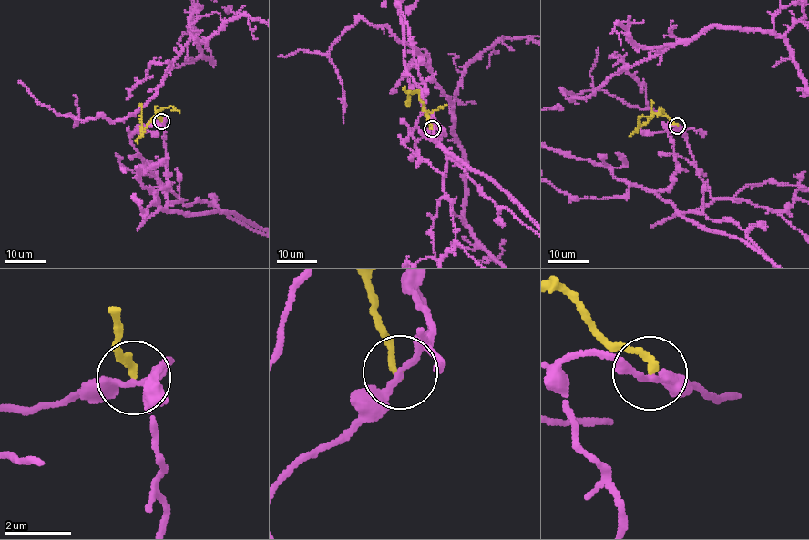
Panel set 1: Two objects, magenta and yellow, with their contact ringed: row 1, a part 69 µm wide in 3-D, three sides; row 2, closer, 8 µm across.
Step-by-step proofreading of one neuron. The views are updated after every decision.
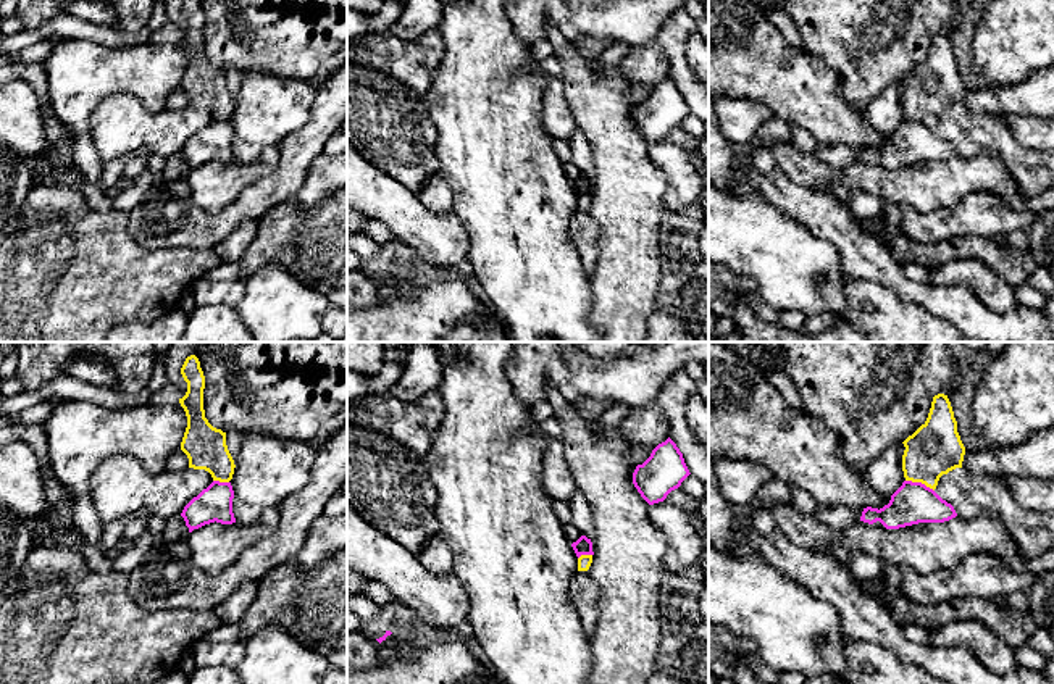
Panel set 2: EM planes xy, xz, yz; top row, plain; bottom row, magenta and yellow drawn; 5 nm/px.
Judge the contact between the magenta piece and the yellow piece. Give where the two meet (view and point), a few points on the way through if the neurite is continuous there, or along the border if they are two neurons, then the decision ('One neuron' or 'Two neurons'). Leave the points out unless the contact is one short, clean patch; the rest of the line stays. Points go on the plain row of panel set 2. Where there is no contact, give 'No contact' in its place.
Touches magenta at yz (920, 121). Boundary: yz (906, 118), (924, 121), (933, 129). Two neurons

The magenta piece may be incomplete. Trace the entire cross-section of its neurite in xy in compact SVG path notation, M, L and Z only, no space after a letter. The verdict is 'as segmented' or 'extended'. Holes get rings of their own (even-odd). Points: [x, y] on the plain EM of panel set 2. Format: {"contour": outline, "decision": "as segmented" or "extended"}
{"contour": "M213 119L197 136L194 136L182 148L181 155L189 171L210 161L232 163L234 129L231 121Z", "decision": "as segmented"}

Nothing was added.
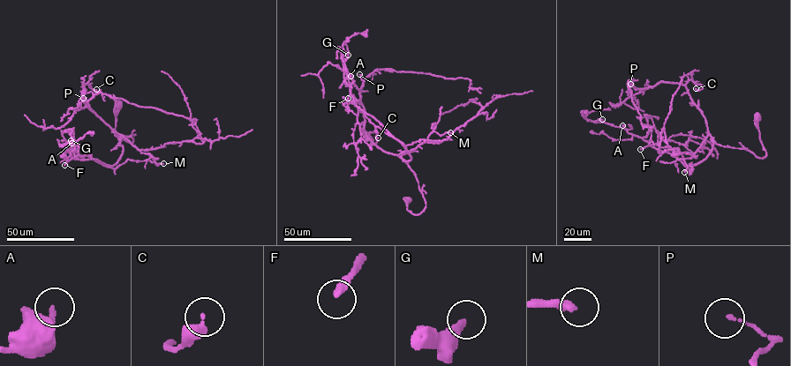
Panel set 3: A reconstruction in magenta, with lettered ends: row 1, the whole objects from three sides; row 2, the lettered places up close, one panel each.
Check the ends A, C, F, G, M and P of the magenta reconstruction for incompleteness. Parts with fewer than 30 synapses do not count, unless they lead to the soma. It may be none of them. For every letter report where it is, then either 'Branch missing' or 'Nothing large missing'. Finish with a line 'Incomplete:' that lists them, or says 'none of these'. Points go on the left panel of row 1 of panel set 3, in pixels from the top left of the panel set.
A: Place: (71, 143). Nothing large missing
C: Place: (96, 89). Nothing large missing
F: Place: (64, 165). Branch missing
G: Place: (71, 140). Nothing large missing
M: Place: (163, 163). Branch missing
P: Place: (83, 98). Nothing large missing
Incomplete: F, M

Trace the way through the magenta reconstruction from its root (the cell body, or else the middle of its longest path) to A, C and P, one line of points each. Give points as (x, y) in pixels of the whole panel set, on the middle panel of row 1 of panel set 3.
A: (410, 199), (408, 210), (419, 214), (425, 201), (404, 161), (411, 157), (355, 105), (345, 81), (350, 76)
C: (410, 199), (408, 210), (419, 214), (425, 201), (415, 173), (375, 145), (364, 129), (373, 145), (378, 138)
P: (410, 199), (408, 210), (419, 214), (425, 201), (415, 173), (364, 130), (359, 74)

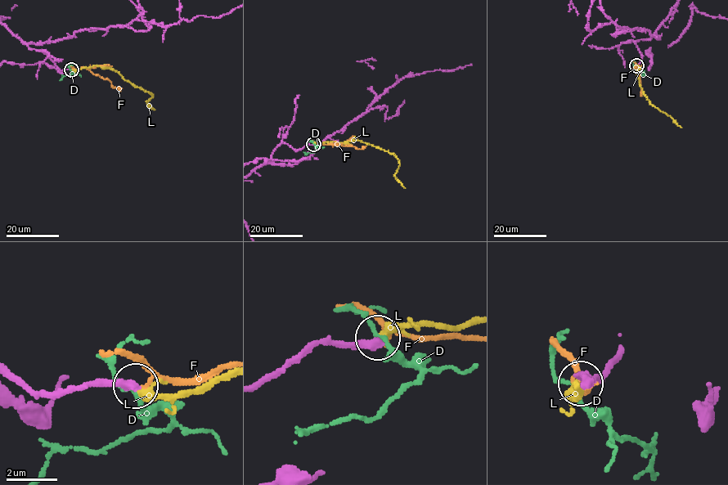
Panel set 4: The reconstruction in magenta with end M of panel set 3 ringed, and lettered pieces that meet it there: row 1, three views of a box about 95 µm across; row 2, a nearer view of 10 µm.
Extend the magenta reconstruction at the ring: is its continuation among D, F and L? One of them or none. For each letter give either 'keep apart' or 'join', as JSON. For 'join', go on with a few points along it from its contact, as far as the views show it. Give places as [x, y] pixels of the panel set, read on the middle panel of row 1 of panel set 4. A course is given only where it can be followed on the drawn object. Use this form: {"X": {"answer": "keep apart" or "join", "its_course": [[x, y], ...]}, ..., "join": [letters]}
{"D": {"answer": "keep apart"}, "F": {"answer": "keep apart"}, "L": {"answer": "join", "its_course": [[314, 144], [360, 140], [393, 154], [399, 164], [395, 177], [406, 188]]}, "join": ["L"]}

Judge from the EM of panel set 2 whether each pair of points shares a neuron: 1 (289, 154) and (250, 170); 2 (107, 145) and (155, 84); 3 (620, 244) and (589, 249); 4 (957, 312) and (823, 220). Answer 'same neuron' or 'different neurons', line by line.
1: different neurons
2: different neurons
3: different neurons
4: same neuron

